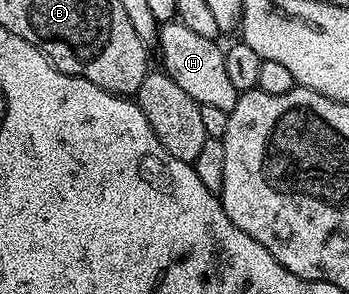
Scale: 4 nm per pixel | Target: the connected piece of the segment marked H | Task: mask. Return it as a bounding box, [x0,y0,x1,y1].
[157,21,240,113]

